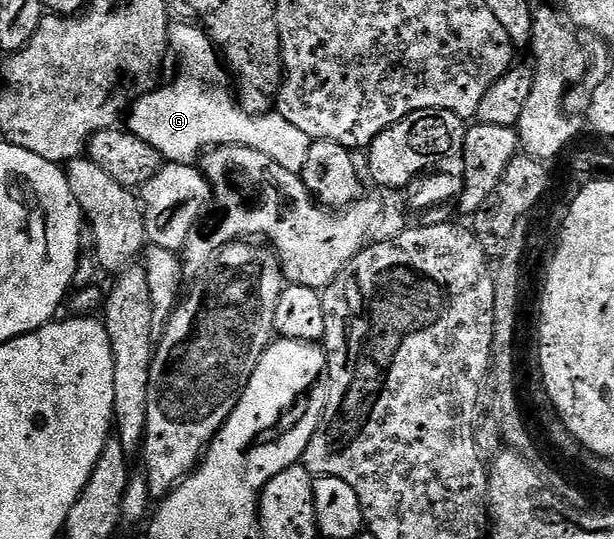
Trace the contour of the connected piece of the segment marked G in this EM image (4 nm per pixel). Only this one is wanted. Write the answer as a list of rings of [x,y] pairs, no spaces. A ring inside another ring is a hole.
[[[171,22],[168,44],[178,61],[178,73],[170,85],[166,83],[153,89],[133,104],[127,118],[129,121],[126,121],[129,132],[158,150],[161,158],[169,164],[193,165],[203,151],[232,145],[250,147],[291,173],[300,173],[313,143],[312,138],[289,120],[282,119],[279,112],[256,116],[236,105],[229,70],[201,26]]]

